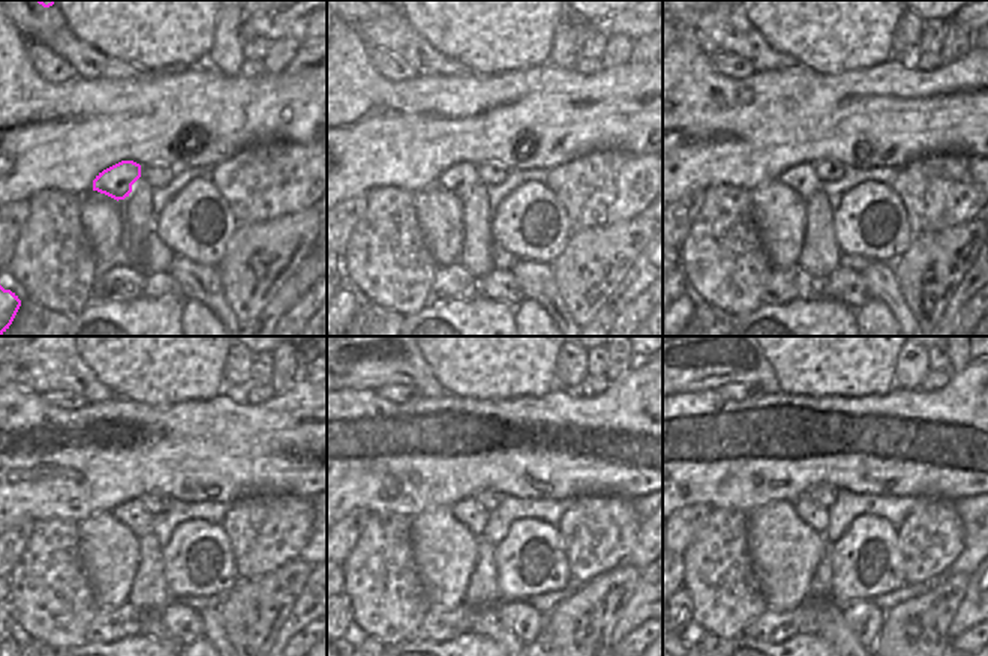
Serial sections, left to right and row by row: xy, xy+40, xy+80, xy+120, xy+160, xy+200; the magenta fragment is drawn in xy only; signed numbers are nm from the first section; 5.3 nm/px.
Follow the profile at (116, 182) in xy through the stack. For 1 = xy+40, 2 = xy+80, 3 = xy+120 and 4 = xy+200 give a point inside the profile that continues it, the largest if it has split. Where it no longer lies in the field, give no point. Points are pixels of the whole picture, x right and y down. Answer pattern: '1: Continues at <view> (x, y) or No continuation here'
1: Continues at xy+40 (455, 179)
2: Continues at xy+80 (793, 177)
3: Continues at xy+120 (123, 512)
4: Continues at xy+200 (801, 505).

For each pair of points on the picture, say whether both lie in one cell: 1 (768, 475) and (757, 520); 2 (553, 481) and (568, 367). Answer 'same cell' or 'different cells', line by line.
1: different cells
2: different cells

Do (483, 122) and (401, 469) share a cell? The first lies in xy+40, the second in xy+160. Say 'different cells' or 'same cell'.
same cell

